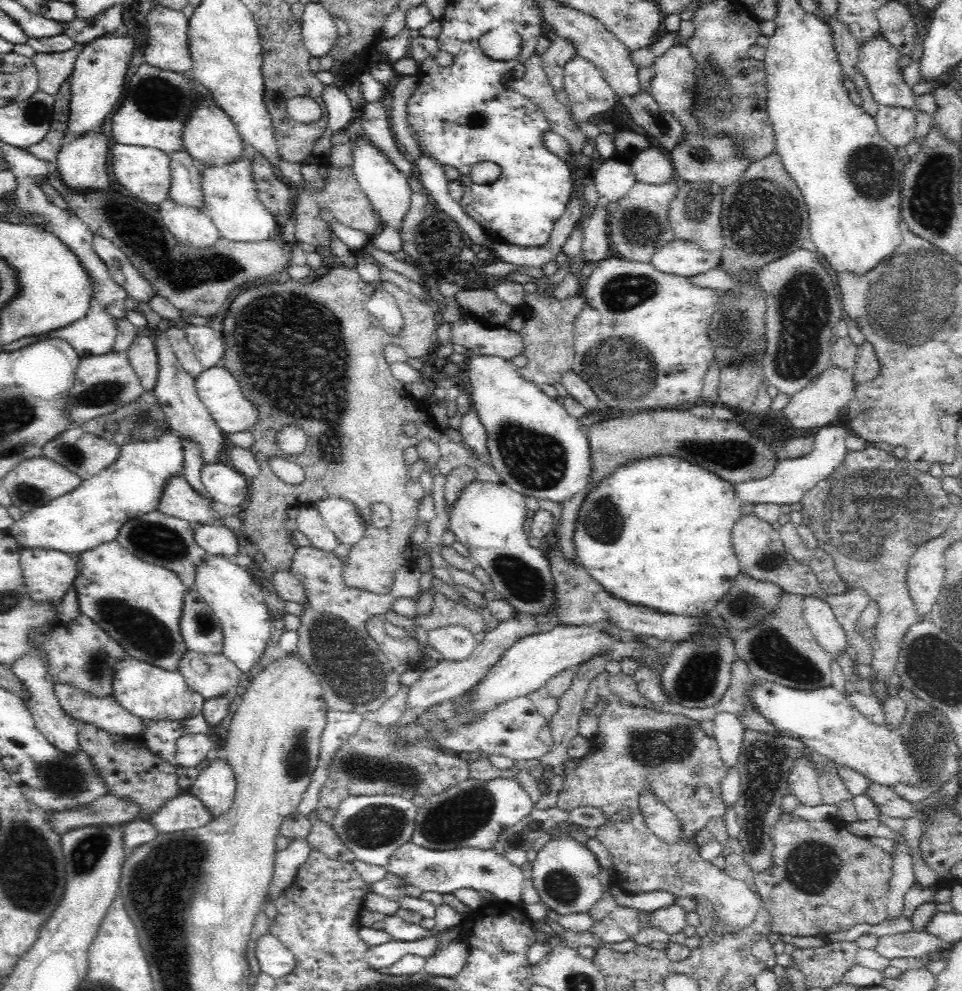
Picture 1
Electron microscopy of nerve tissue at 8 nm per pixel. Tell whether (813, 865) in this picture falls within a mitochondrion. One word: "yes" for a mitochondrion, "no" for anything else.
yes

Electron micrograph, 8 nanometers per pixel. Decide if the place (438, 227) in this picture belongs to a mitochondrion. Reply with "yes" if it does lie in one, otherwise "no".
no

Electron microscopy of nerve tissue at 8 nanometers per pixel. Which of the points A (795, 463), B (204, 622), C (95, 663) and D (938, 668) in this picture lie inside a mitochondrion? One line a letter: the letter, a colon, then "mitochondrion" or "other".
A: other
B: mitochondrion
C: mitochondrion
D: mitochondrion

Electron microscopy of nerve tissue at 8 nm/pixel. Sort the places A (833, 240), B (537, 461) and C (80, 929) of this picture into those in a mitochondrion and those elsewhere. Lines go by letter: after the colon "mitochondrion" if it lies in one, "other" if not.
A: other
B: mitochondrion
C: other

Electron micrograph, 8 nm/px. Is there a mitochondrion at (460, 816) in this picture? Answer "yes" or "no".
yes

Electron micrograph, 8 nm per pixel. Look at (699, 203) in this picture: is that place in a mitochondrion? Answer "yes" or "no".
yes

